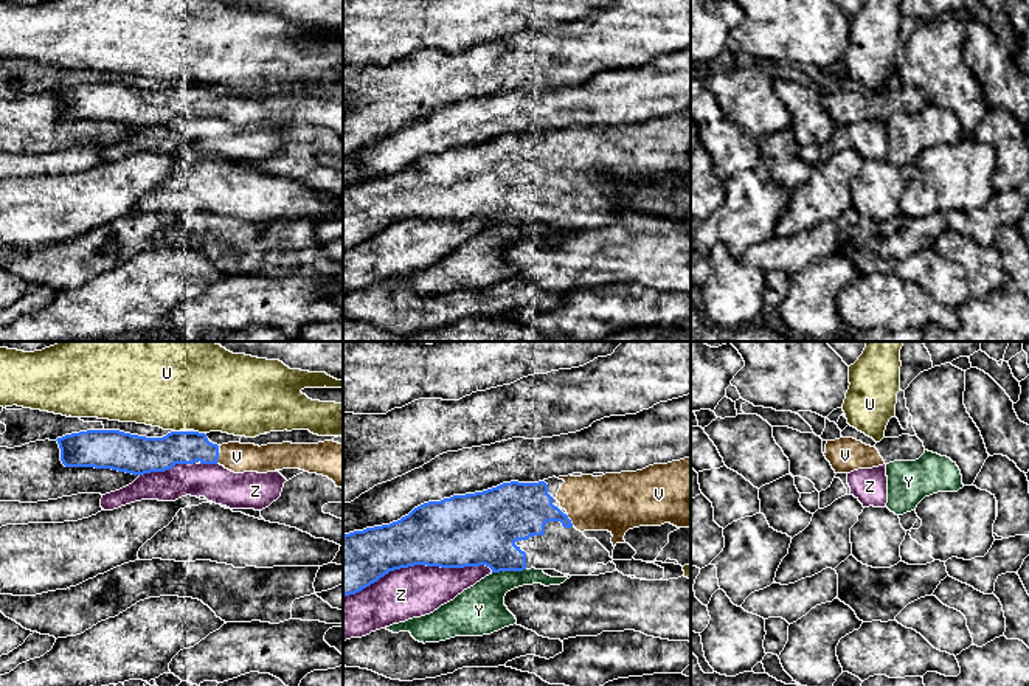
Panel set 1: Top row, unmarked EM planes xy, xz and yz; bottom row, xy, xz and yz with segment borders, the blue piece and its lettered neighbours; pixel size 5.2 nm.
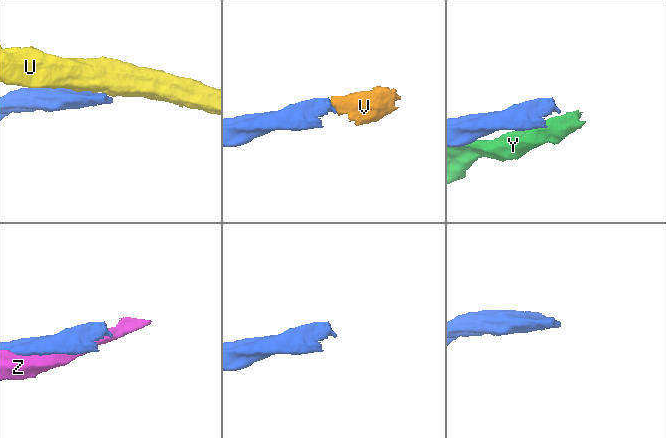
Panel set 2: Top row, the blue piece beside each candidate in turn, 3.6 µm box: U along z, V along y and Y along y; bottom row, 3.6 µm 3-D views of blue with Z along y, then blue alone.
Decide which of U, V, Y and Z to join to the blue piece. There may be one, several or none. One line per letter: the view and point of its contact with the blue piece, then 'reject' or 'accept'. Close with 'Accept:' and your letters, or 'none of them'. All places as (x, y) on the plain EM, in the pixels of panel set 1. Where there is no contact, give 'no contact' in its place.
U: xy (197, 84) | reject
V: xy (218, 110) | accept
Y: xz (508, 222) | reject
Z: xz (418, 216) | reject
Accept: V

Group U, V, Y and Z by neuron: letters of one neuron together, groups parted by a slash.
U / V / Y / Z

